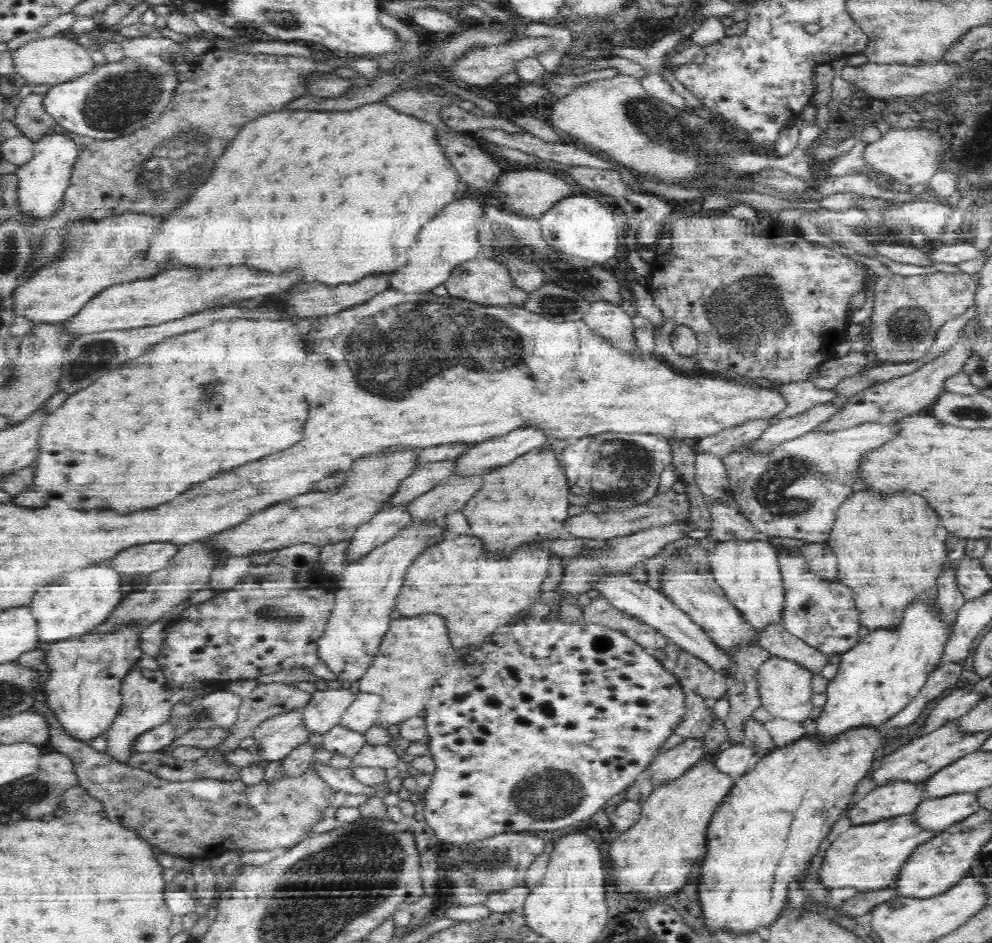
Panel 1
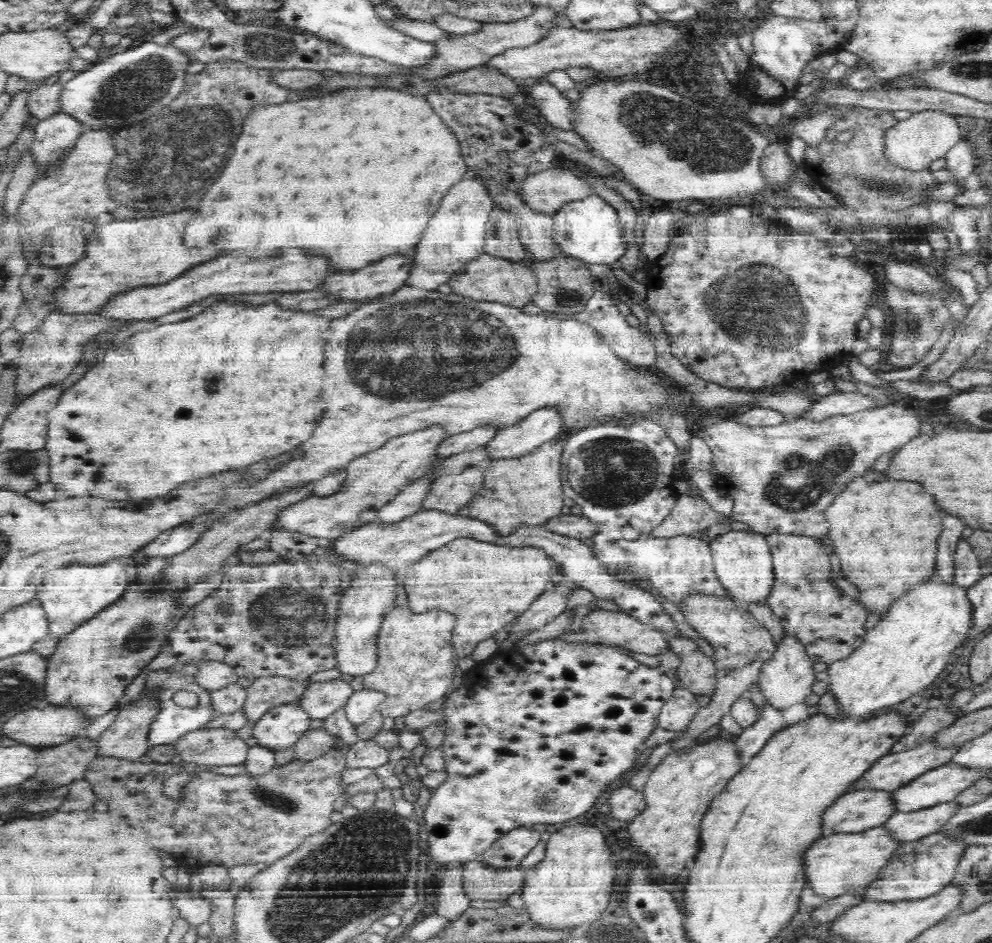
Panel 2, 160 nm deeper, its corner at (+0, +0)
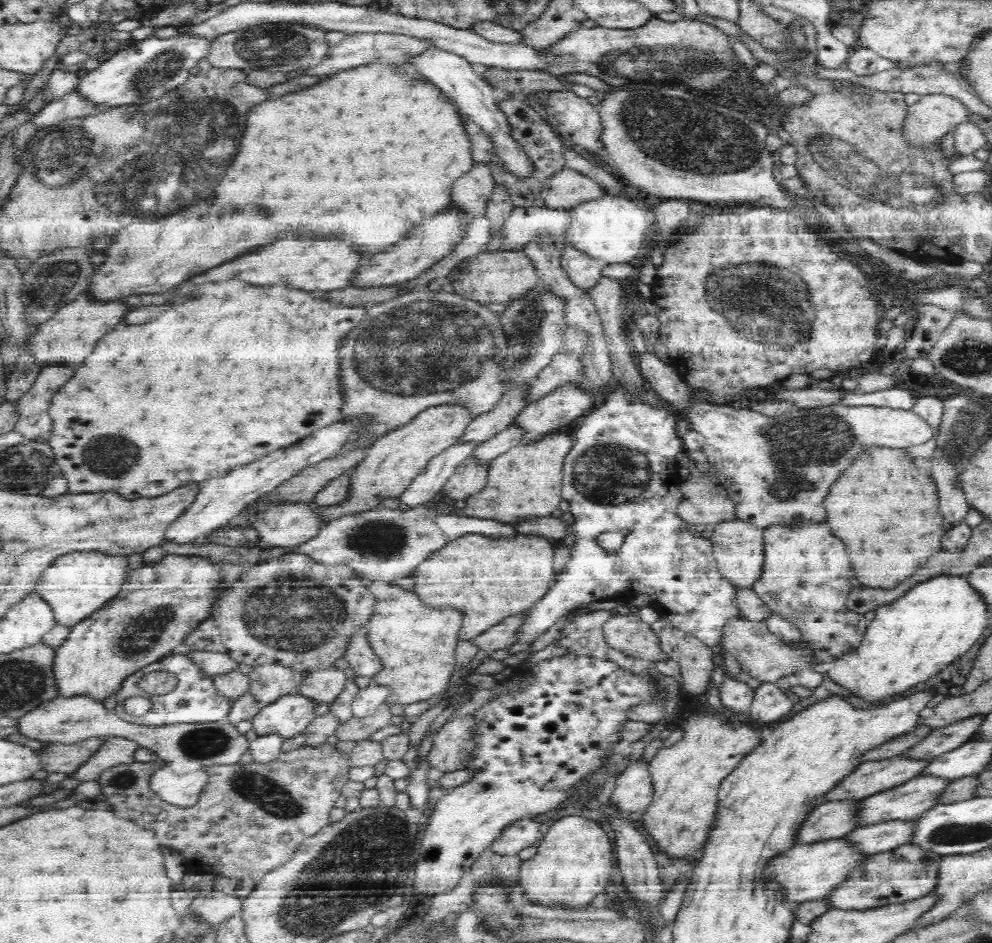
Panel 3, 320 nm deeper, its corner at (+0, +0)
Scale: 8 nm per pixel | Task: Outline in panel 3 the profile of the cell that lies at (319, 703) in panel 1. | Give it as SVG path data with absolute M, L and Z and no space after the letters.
M337 668L315 673L306 672L302 684L294 693L304 698L308 697L315 707L320 704L332 704L346 688L346 673Z

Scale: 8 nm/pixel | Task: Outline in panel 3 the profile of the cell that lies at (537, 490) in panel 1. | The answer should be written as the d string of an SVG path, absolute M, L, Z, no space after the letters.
M564 432L551 434L535 444L520 444L501 454L487 464L488 490L480 492L480 498L488 502L488 519L514 525L514 522L531 521L552 514L560 502L560 482L564 458L572 448L572 441Z

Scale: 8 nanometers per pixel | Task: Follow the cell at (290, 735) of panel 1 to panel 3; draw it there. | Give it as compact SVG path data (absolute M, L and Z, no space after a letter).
M289 694L265 706L251 720L252 729L260 737L274 734L280 740L290 740L302 735L315 719L314 703L304 696Z

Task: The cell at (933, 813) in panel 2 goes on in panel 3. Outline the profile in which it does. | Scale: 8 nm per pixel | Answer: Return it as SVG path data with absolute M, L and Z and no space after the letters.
M919 817L906 820L884 820L862 826L854 834L846 836L846 839L856 840L860 848L870 855L876 855L898 846L912 842L914 834L918 830Z

